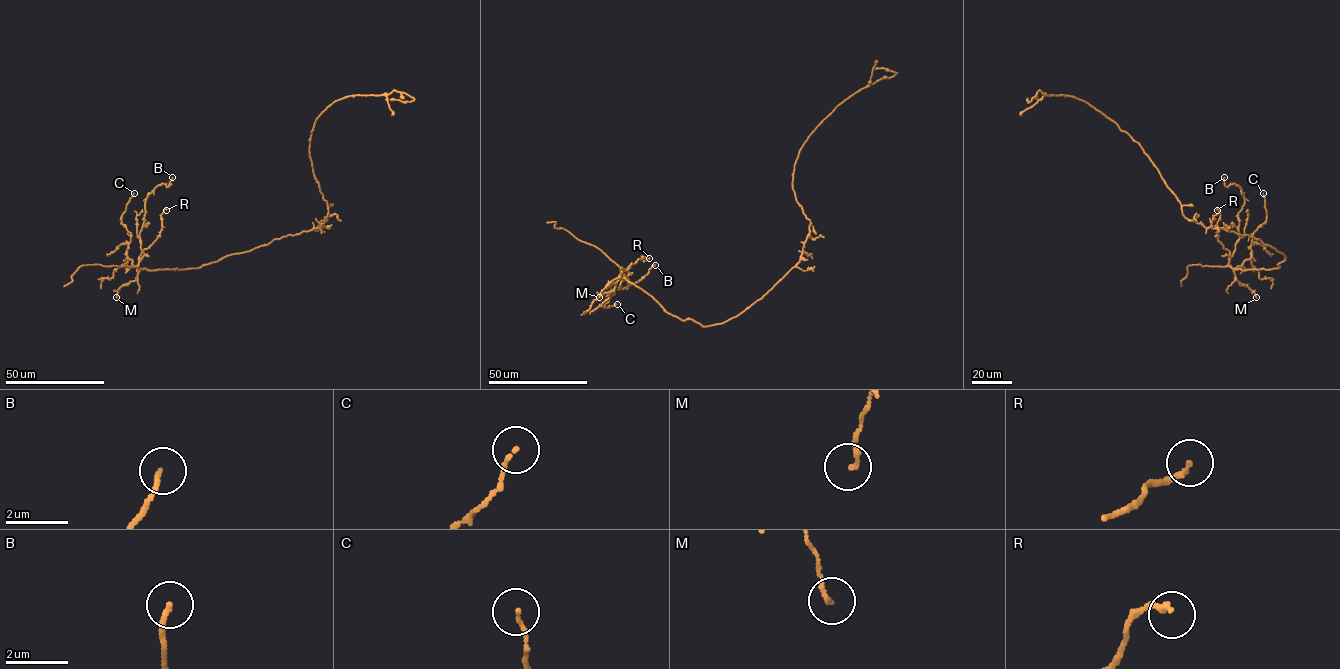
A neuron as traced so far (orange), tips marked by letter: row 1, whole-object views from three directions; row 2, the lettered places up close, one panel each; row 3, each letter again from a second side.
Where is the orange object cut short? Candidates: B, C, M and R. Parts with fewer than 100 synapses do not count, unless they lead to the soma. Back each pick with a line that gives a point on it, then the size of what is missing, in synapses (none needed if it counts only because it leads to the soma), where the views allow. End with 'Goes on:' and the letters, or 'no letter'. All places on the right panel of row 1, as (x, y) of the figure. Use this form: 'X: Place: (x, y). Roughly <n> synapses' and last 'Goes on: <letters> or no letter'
Goes on: no letter

